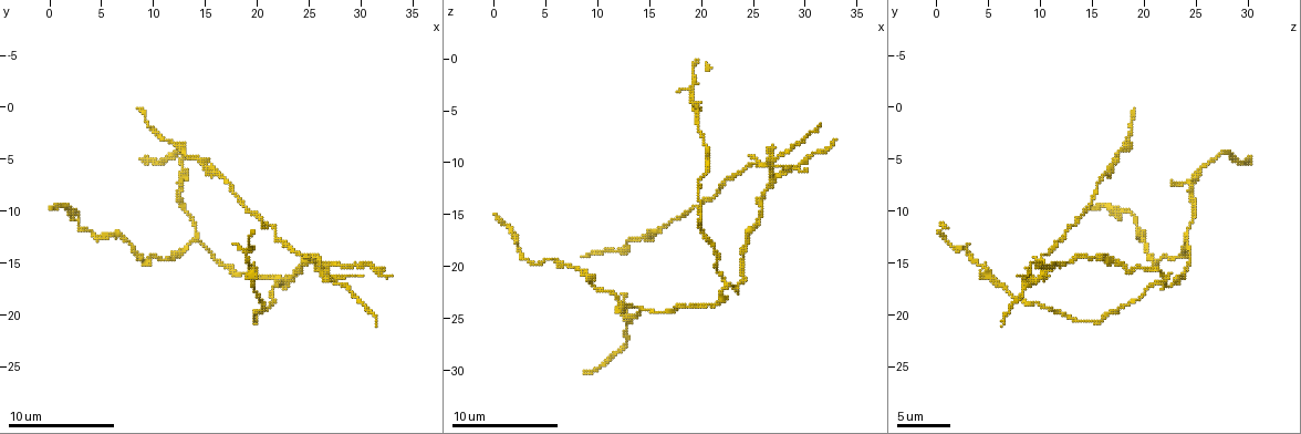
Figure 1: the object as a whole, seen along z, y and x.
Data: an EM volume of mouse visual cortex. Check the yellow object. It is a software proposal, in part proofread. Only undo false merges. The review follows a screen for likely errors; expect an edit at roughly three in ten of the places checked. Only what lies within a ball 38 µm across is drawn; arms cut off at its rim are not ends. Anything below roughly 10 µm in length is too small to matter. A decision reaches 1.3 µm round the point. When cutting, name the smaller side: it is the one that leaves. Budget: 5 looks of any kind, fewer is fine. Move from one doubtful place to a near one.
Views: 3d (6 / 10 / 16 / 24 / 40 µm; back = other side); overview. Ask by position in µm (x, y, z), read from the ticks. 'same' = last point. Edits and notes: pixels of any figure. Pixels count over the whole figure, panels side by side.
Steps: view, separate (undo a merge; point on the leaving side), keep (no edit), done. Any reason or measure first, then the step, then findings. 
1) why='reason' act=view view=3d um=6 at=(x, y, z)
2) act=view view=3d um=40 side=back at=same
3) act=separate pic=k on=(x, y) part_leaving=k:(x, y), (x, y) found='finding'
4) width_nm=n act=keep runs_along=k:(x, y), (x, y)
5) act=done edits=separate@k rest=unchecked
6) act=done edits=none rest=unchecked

why='looks like a crossing' act=view view=3d um=10 at=(26.4, 16.2, 10.0)

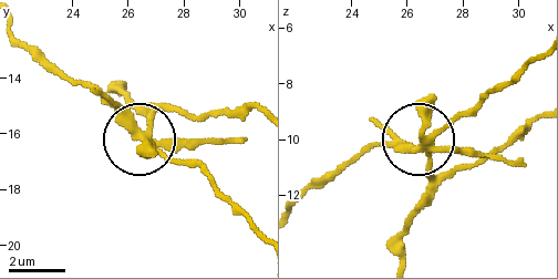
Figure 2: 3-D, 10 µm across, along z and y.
act=view view=3d um=6 at=(26.5, 16.2, 10.3)

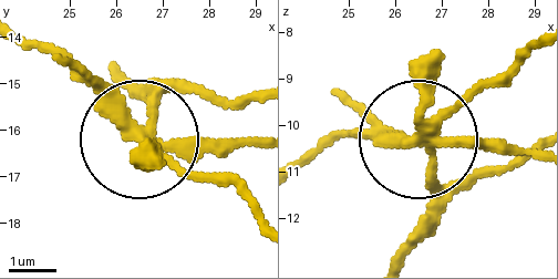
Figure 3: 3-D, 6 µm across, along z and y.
width_nm=270 act=separate pic=3 on=(219, 138) part_leaving=3:(420, 131), (340, 131), (305, 154) found='a second cell is stuck on'

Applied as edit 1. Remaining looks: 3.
why='three-way junction' act=view view=3d um=16 at=(22.4, 17.0, 21.8)

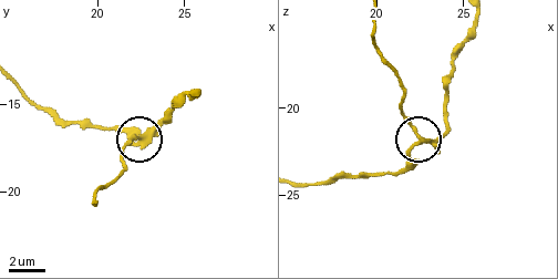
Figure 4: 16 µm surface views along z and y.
side_arm_um=30 act=separate pic=4 on=(410, 122) part_leaving=4:(427, 141), (404, 114), (402, 88), (379, 47), (375, 20) found='a second cell is stuck on'

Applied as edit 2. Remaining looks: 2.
why='redraw' act=view view=overview

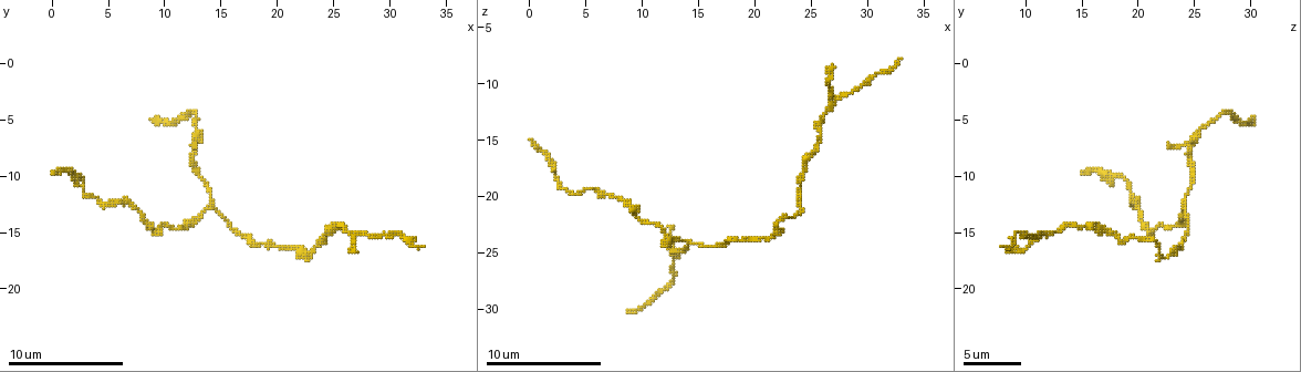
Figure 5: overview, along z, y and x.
why='three arms meet' act=view view=3d um=10 at=(14.0, 12.6, 24.0)

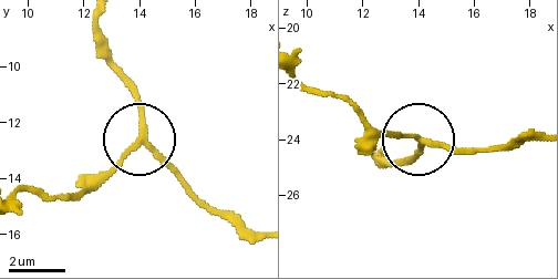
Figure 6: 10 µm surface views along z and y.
side_arm_um=16 arms=3 act=keep found='continuous, no second cell'

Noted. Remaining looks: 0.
act=done edits=separate@3,separate@4 rest=unchecked

